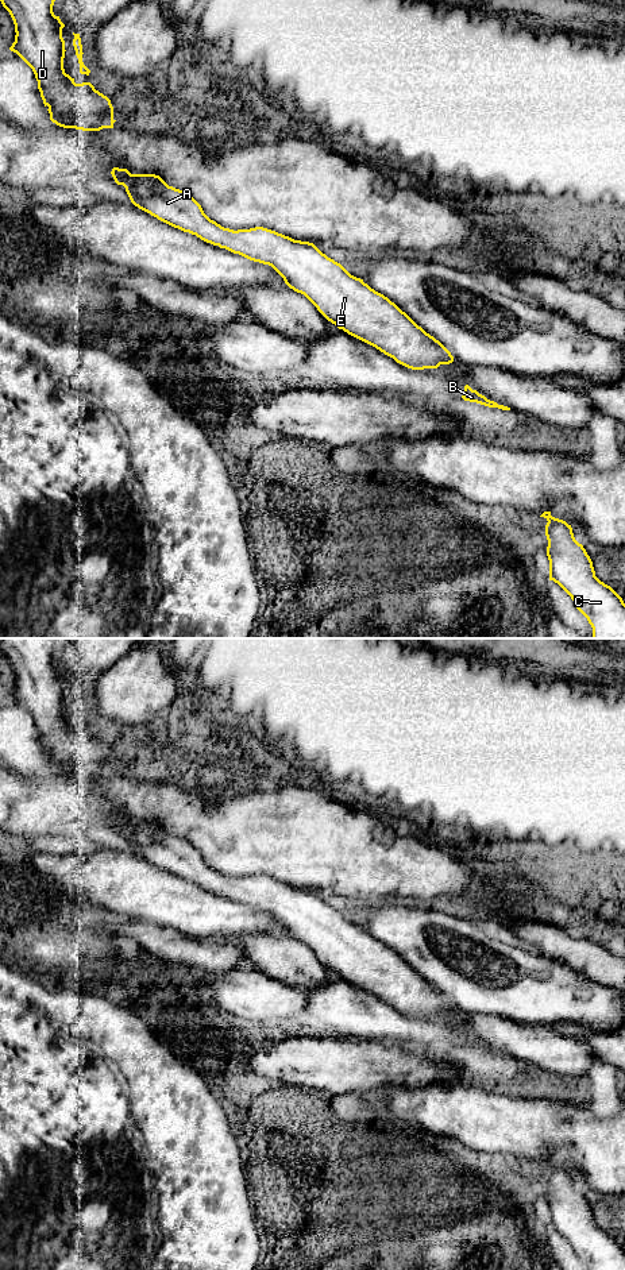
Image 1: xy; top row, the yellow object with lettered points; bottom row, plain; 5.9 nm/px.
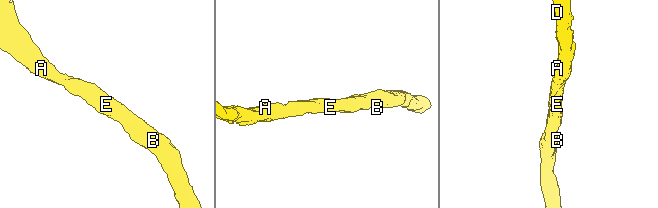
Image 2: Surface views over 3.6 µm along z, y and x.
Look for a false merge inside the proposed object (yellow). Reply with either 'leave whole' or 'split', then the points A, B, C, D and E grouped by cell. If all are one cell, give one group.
leave whole; A B C D E

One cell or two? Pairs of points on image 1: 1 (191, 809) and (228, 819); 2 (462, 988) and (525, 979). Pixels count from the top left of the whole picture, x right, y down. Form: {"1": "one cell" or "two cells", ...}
{"1": "one cell", "2": "one cell"}

